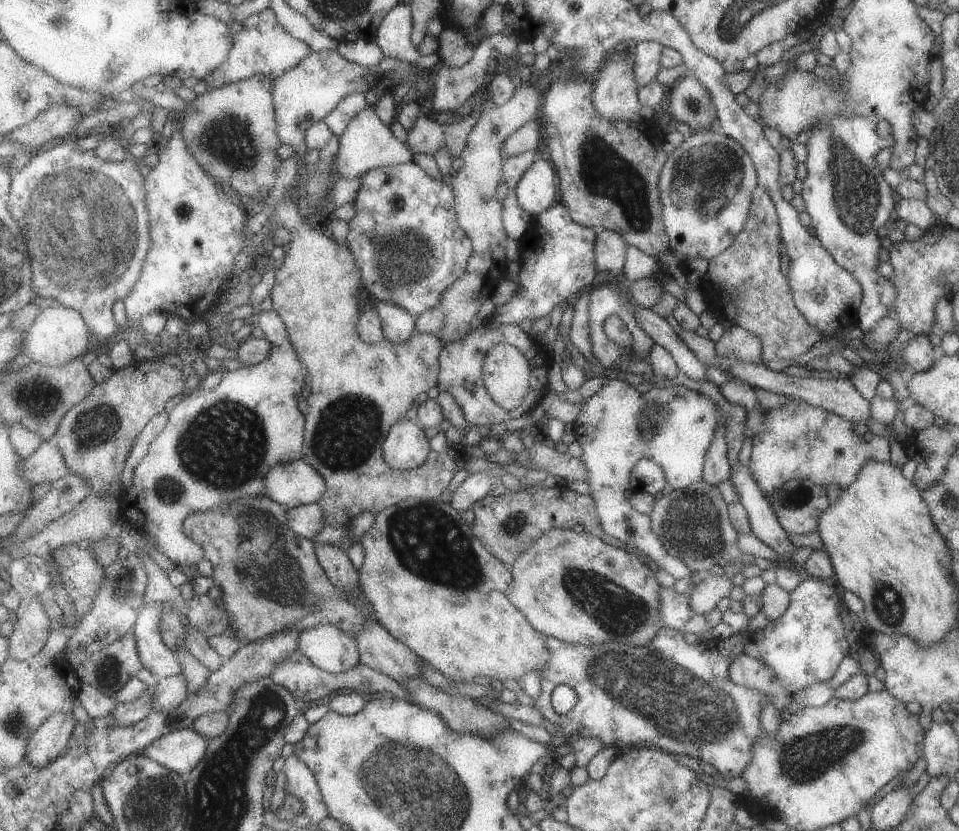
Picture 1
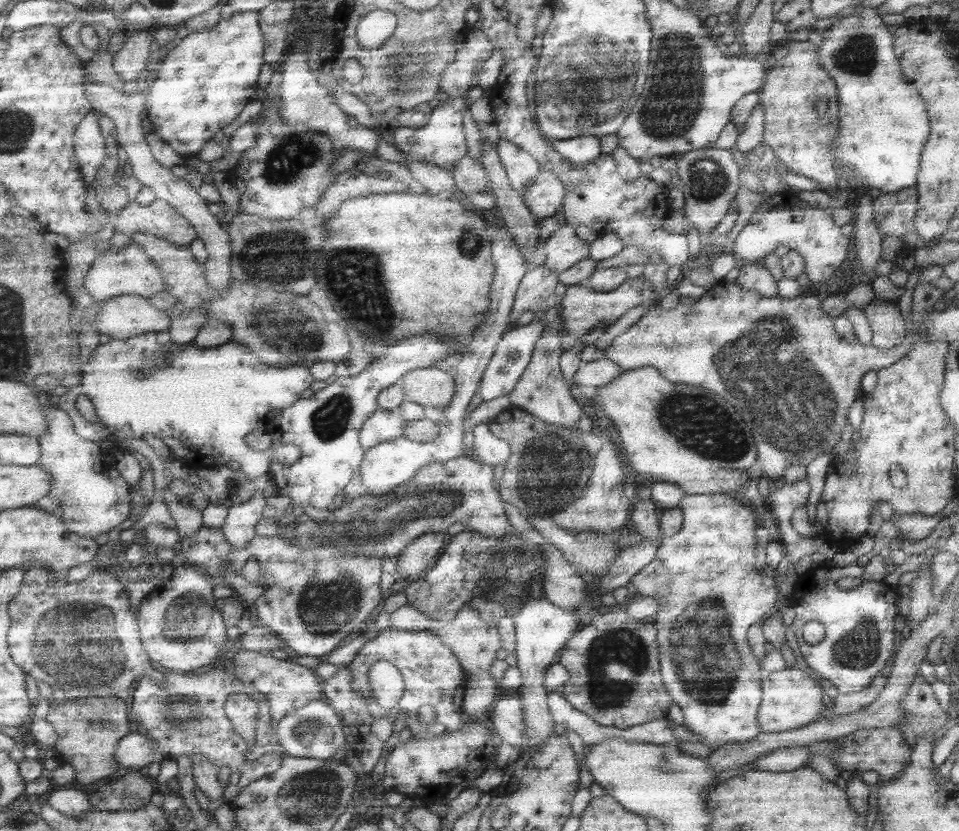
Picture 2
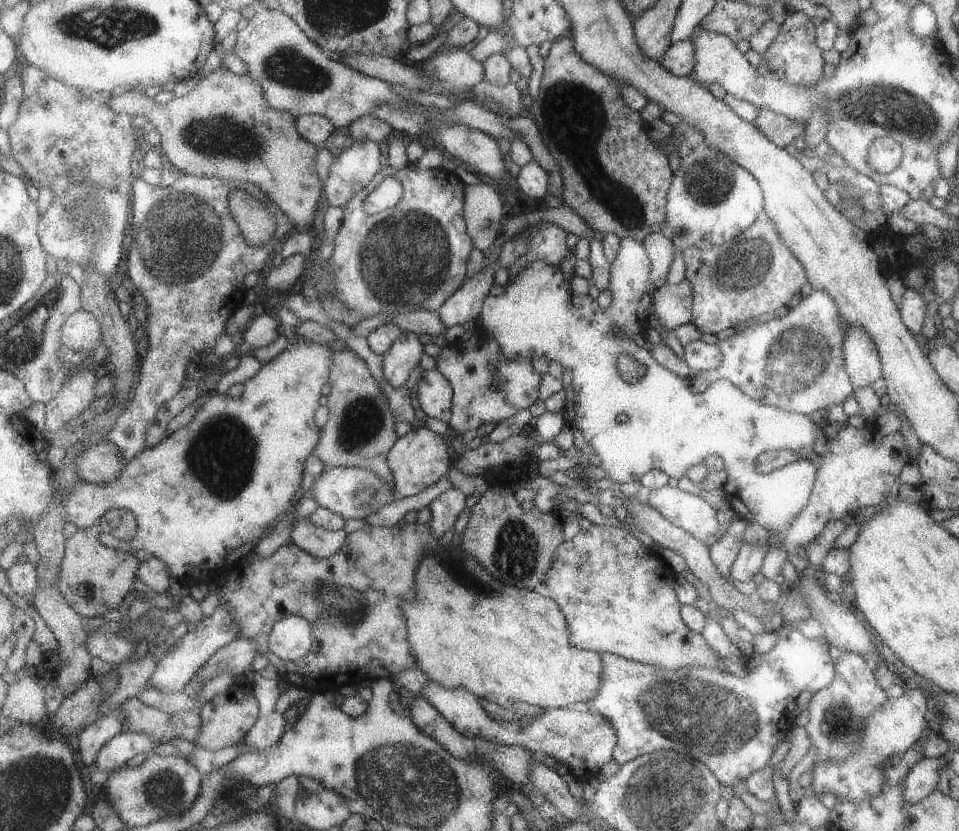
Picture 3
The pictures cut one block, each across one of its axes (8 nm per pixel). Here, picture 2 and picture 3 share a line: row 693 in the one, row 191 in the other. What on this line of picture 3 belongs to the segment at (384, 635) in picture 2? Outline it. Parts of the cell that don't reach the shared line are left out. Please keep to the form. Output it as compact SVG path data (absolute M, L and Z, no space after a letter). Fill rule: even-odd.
M411 163L405 169L395 169L392 167L383 166L379 173L373 178L373 181L358 194L353 196L353 199L344 208L344 222L340 229L339 235L334 241L334 254L328 261L332 273L336 276L336 290L325 300L324 310L327 314L333 316L336 322L344 322L344 310L346 313L346 322L353 326L357 322L361 322L367 317L374 316L376 314L389 313L392 310L400 313L407 313L408 311L439 311L439 308L463 286L465 283L465 262L467 262L467 256L471 252L471 240L467 236L465 231L465 216L464 216L464 199L465 199L465 184L463 180L457 177L455 172L451 170L445 170L445 168L433 168L433 169L418 169L415 163ZM389 176L395 176L401 180L404 185L404 196L401 202L394 208L376 213L373 215L366 214L364 212L364 203L367 196L376 190L385 178Z

